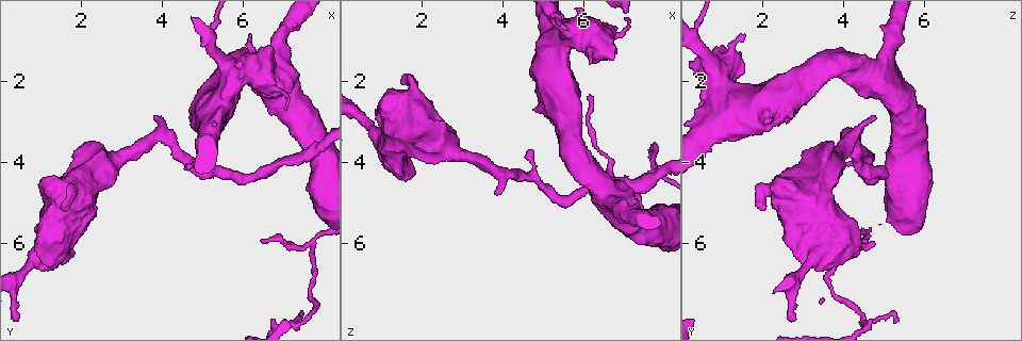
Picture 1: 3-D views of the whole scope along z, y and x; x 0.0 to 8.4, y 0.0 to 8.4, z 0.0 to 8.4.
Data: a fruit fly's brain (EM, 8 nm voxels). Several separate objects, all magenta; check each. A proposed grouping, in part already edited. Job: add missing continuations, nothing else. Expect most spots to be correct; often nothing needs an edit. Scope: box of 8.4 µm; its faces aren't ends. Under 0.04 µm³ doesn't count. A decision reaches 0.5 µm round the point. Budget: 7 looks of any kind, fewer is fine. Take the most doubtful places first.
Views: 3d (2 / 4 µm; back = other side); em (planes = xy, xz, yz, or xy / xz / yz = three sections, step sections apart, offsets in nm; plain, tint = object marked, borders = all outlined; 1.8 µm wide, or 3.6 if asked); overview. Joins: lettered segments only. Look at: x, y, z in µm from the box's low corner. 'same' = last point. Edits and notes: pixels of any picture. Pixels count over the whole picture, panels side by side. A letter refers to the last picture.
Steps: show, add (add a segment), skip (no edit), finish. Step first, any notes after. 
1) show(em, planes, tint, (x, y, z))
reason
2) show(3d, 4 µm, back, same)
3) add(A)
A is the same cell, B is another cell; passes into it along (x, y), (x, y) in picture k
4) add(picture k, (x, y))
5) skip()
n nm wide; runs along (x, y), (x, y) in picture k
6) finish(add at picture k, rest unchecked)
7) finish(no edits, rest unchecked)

show(3d, 2 µm, (3.80, 3.00, 4.80))
free end

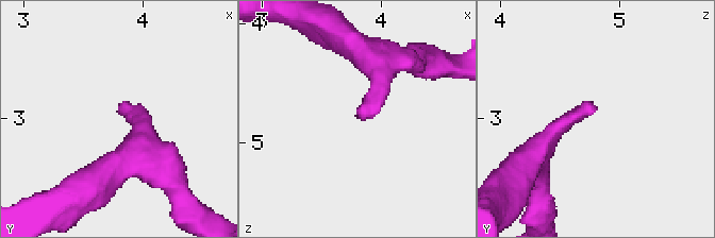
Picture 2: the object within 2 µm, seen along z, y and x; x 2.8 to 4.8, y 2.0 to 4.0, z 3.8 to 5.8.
show(em, planes, tint, (3.82, 2.96, 4.76))

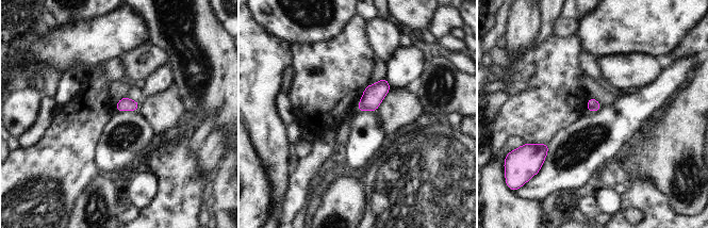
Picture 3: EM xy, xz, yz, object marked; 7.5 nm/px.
show(em, planes, borders, same)
what lies round it

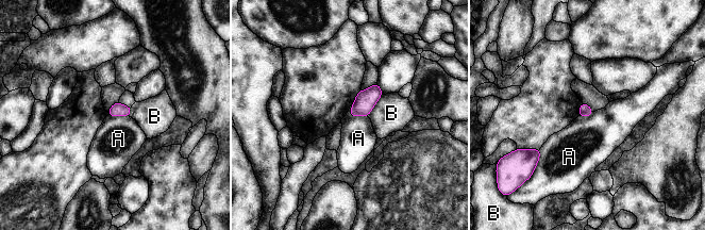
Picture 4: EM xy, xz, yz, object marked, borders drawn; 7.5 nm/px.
skip()
A and B are other cells; border along (350, 107), (350, 116), (367, 117) in picture 4; none of them fits

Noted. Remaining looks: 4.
show(em, xz, step 4, borders, (4.60, 4.10, 3.75))
branch stops here

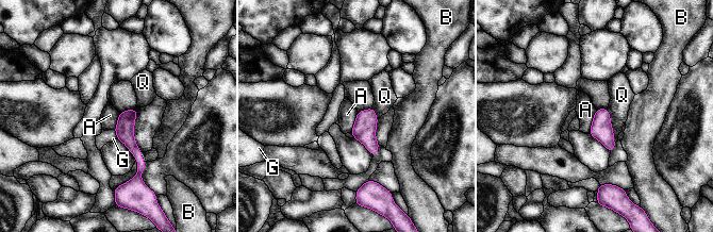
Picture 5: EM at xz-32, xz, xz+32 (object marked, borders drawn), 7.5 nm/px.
skip()
A, B, G and Q are other cells; border along (596, 110), (589, 132) in picture 5; no lettered segment goes on from it

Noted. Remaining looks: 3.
show(3d, 2 µm, (1.90, 6.25, 4.25))
branch stops here

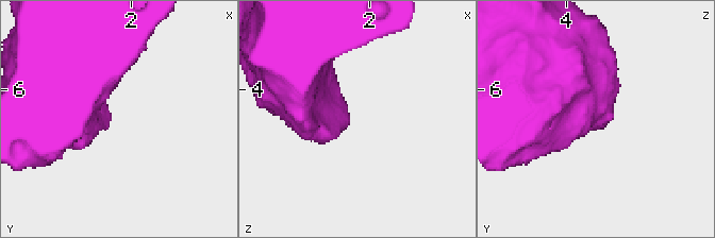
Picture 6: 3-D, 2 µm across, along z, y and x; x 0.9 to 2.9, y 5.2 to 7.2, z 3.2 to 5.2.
show(em, yz, step 16, tint, (1.84, 6.24, 4.24))
now the EM

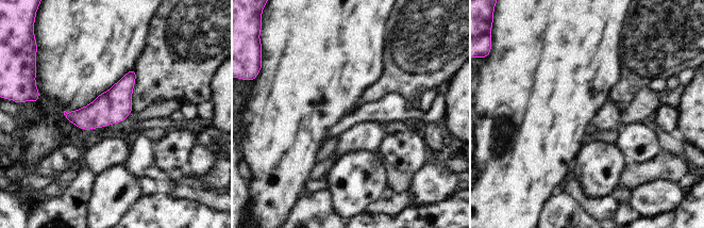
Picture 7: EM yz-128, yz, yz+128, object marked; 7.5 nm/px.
show(em, planes, borders, same)

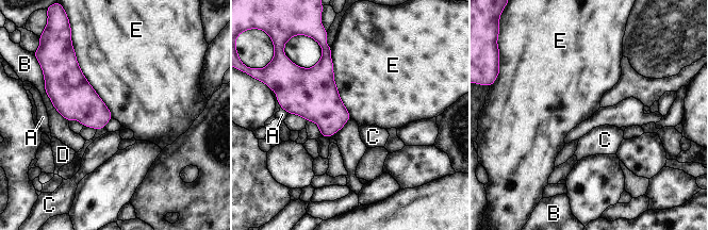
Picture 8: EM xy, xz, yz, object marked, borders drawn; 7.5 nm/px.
skip()
E touches over 550 nm; A, B, C, D and E are other cells; border along (330, 47), (333, 81), (350, 117) in picture 8; none of them fits

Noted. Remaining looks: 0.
finish(no edits, rest unchecked)

